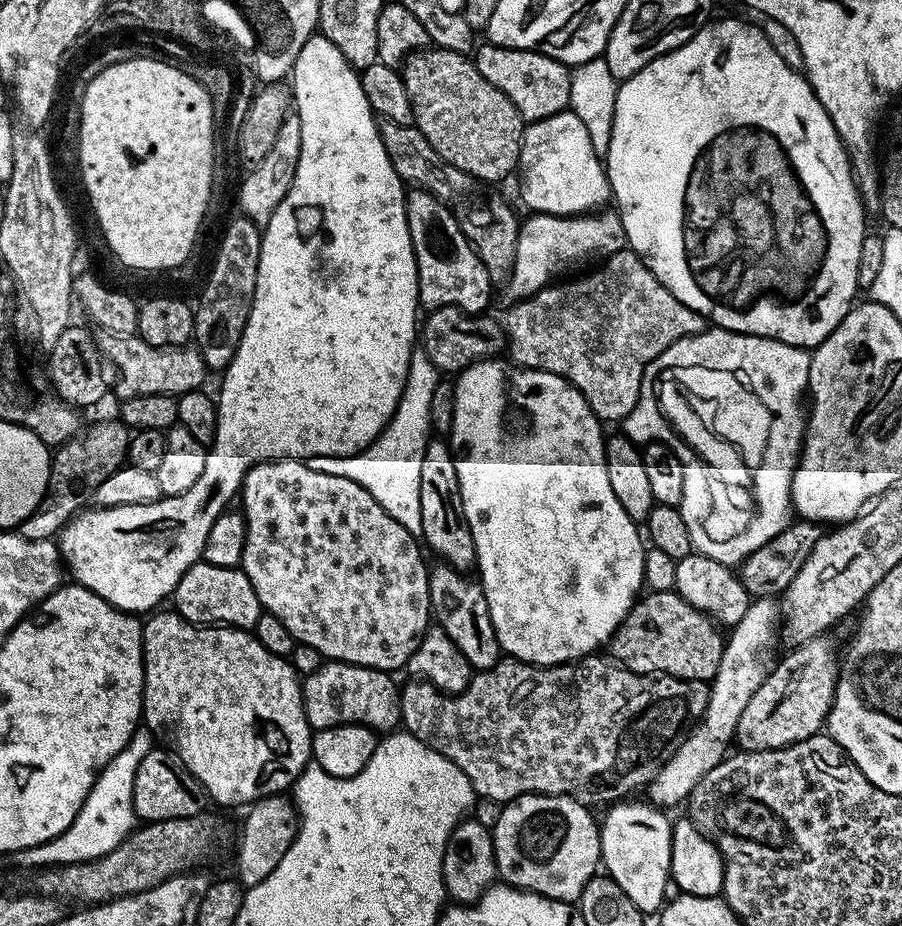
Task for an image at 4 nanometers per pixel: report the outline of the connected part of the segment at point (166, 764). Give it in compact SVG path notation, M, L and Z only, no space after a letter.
M152 747L146 754L146 758L142 758L142 763L138 766L138 774L134 774L132 801L137 817L144 822L189 818L191 815L205 811L209 803L208 794L198 782L198 778L194 778L190 770L186 770L186 766L180 761L175 751L164 748Z

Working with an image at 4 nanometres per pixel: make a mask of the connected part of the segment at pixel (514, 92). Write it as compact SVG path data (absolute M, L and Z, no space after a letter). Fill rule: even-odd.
M484 42L474 52L476 69L518 110L518 114L525 122L550 118L550 114L558 114L568 108L570 98L570 68L569 65L558 62L541 52L534 52L531 48L504 48L500 44Z

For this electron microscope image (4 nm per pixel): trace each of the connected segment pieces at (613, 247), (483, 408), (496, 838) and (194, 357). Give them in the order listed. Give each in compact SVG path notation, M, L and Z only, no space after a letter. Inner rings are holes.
M608 210L582 216L551 216L545 212L529 215L529 220L525 219L520 225L512 275L502 288L508 302L533 296L535 292L559 281L563 272L579 273L593 262L603 261L616 252L625 251L626 237L619 215L612 210L604 211Z
M504 358L476 360L455 377L454 383L454 422L450 433L454 470L458 470L462 510L466 514L470 534L474 534L478 579L490 606L490 618L494 622L494 634L500 643L501 653L513 660L545 666L567 664L593 655L599 649L596 648L599 644L607 645L611 641L612 635L641 595L640 587L644 584L644 548L646 549L641 529L640 532L636 529L639 528L637 521L632 520L630 514L622 510L618 498L614 498L614 489L610 487L610 478L606 475L606 436L605 433L600 433L601 425L594 410L590 410L586 398L582 398L582 394L566 378L544 372L541 368L521 368Z
M528 792L507 801L496 816L496 825L490 831L494 842L494 858L499 879L503 883L521 888L524 892L536 892L551 900L579 901L582 890L601 867L600 824L592 817L593 809L572 796L539 796Z
M97 331L94 336L96 347L103 359L120 371L121 397L141 396L142 394L166 394L179 396L182 392L195 392L201 387L204 375L209 375L209 368L203 362L203 356L195 346L181 346L179 348L155 348L150 342L143 340L139 334L119 336L113 332Z

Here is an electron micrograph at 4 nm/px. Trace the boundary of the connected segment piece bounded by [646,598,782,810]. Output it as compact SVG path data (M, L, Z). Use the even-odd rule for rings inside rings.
M756 598L749 603L742 622L731 625L724 641L722 662L710 682L706 710L685 735L676 753L647 784L647 799L651 803L664 810L672 810L675 804L683 805L700 779L729 755L728 743L733 743L742 710L774 667L772 643L776 636L778 640L778 625L781 620L782 612L775 599Z

